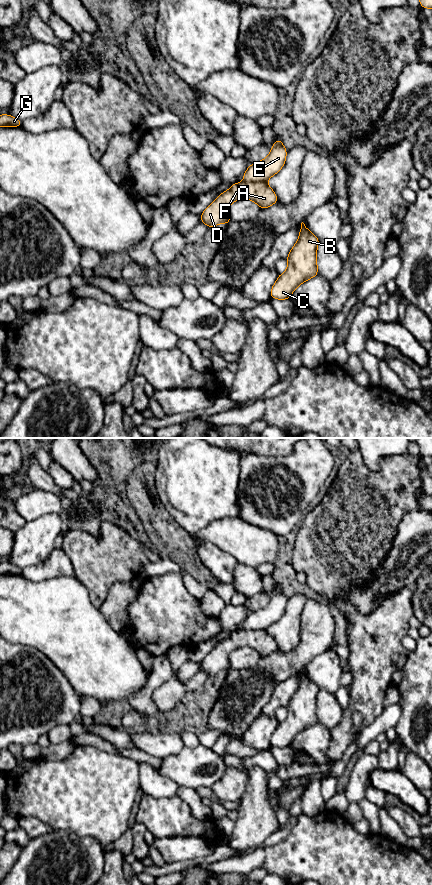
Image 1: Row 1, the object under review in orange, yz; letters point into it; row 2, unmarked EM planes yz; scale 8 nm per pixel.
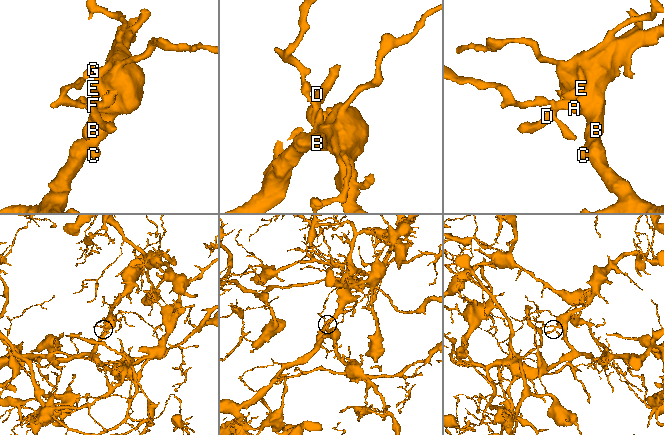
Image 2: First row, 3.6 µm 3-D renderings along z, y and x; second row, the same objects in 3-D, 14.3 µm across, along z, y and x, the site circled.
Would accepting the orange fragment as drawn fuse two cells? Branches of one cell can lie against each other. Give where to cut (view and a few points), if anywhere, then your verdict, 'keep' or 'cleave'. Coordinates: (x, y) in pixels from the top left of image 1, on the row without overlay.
yz (244, 628), (265, 630) | cleave

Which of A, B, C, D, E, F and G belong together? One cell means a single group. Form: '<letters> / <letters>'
A B C D F G / E

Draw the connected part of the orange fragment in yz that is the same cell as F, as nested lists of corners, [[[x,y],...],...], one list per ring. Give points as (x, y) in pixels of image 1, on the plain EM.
[[[266,630],[234,631],[230,637],[221,641],[201,662],[200,670],[209,676],[220,671],[231,670],[229,654],[236,648],[249,647],[254,649],[261,657],[278,651],[278,646],[273,637]]]

